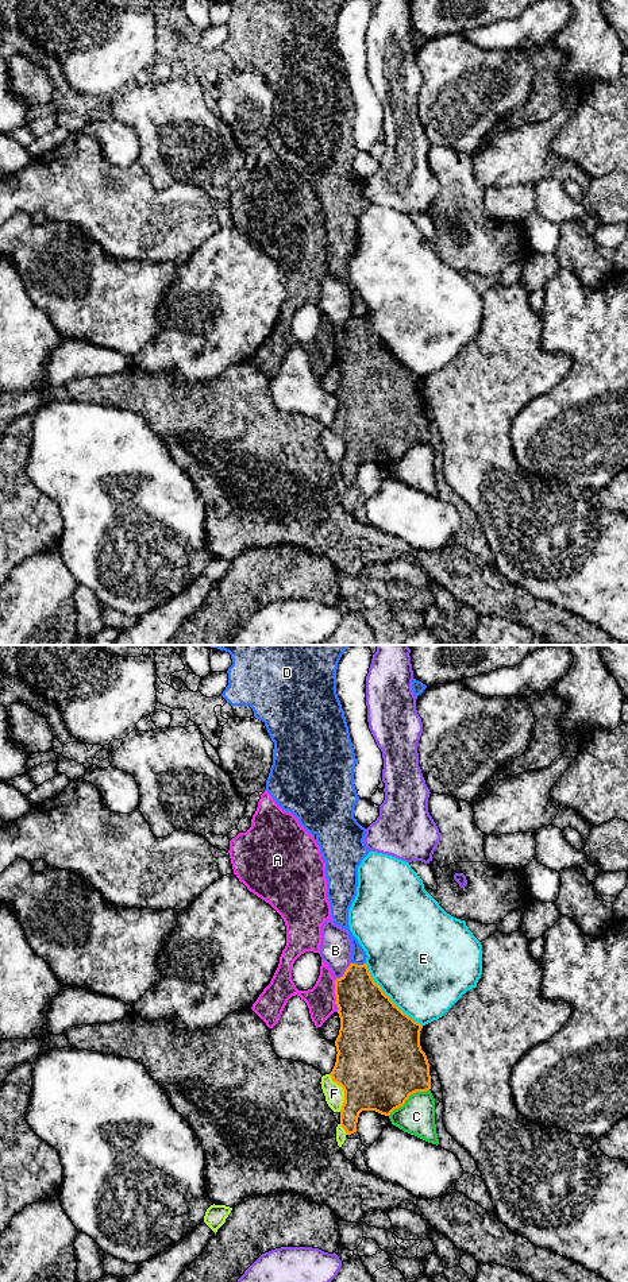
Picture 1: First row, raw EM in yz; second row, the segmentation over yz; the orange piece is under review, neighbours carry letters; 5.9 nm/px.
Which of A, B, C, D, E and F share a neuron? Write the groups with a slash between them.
A / B C / D / E / F

